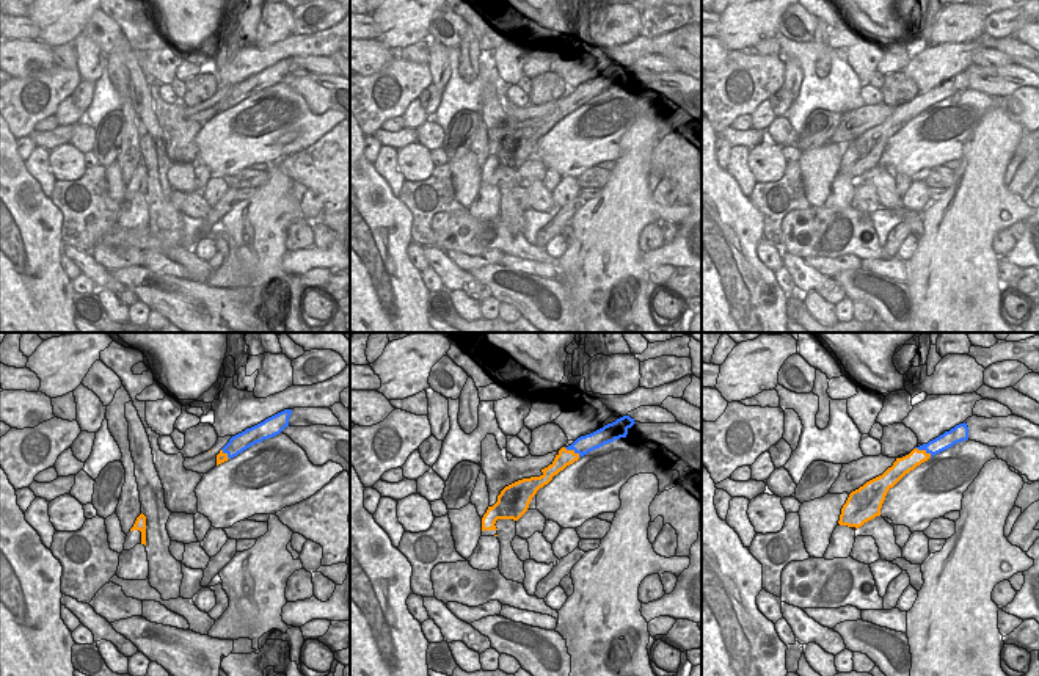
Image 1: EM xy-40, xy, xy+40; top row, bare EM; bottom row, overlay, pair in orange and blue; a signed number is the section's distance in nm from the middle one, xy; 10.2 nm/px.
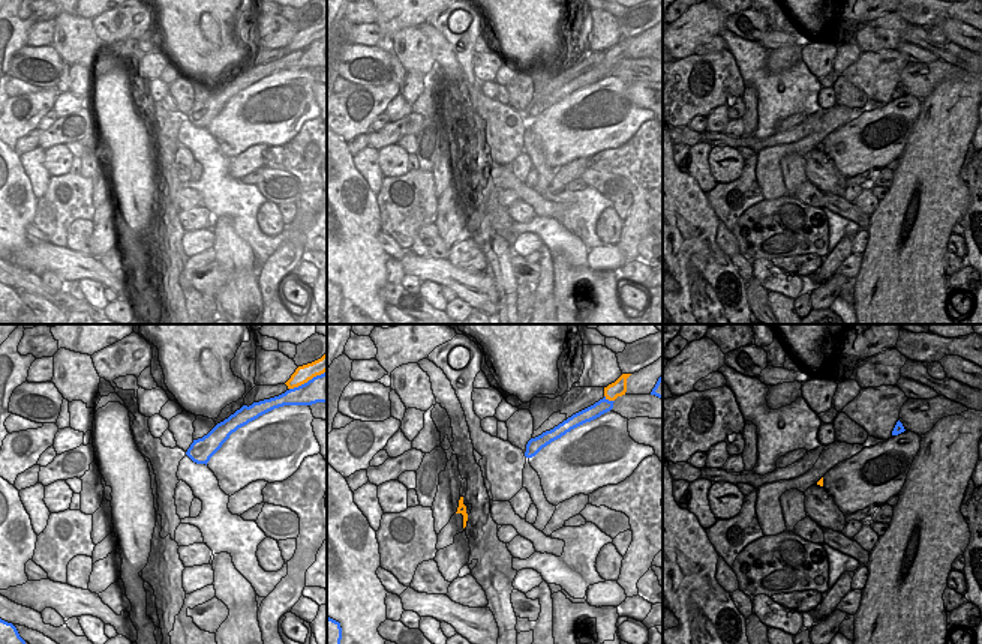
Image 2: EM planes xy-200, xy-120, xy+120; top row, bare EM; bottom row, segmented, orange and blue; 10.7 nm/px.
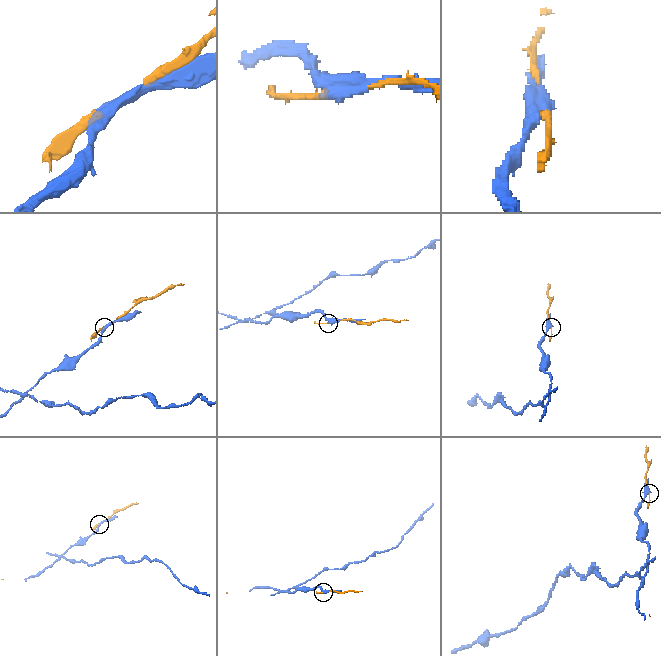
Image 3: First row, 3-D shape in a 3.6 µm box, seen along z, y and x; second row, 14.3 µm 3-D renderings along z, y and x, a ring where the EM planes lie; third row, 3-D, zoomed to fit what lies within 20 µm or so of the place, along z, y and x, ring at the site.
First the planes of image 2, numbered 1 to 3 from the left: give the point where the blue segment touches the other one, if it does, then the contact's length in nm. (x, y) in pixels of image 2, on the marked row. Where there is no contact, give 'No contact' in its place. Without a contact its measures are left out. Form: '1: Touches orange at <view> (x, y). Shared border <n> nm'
1: Touches orange at xy-200 (308, 380). Shared border 460 nm
2: Touches orange at xy-120 (609, 400). Shared border 130 nm
3: No contact

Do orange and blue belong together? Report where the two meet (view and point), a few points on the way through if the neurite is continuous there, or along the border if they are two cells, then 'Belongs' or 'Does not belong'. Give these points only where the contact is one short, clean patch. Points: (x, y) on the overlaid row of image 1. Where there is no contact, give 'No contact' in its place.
Touches orange at xy+40 (923, 450). Does not belong

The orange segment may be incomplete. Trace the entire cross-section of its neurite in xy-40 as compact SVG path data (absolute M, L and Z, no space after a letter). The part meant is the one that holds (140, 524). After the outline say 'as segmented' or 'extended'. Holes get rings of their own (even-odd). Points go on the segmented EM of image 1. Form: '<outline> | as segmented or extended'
M141 513L126 536L124 551L133 549L137 544L146 546L148 541L146 525L148 525L146 516Z | extended

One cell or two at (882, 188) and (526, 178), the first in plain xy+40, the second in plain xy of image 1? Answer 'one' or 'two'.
two

